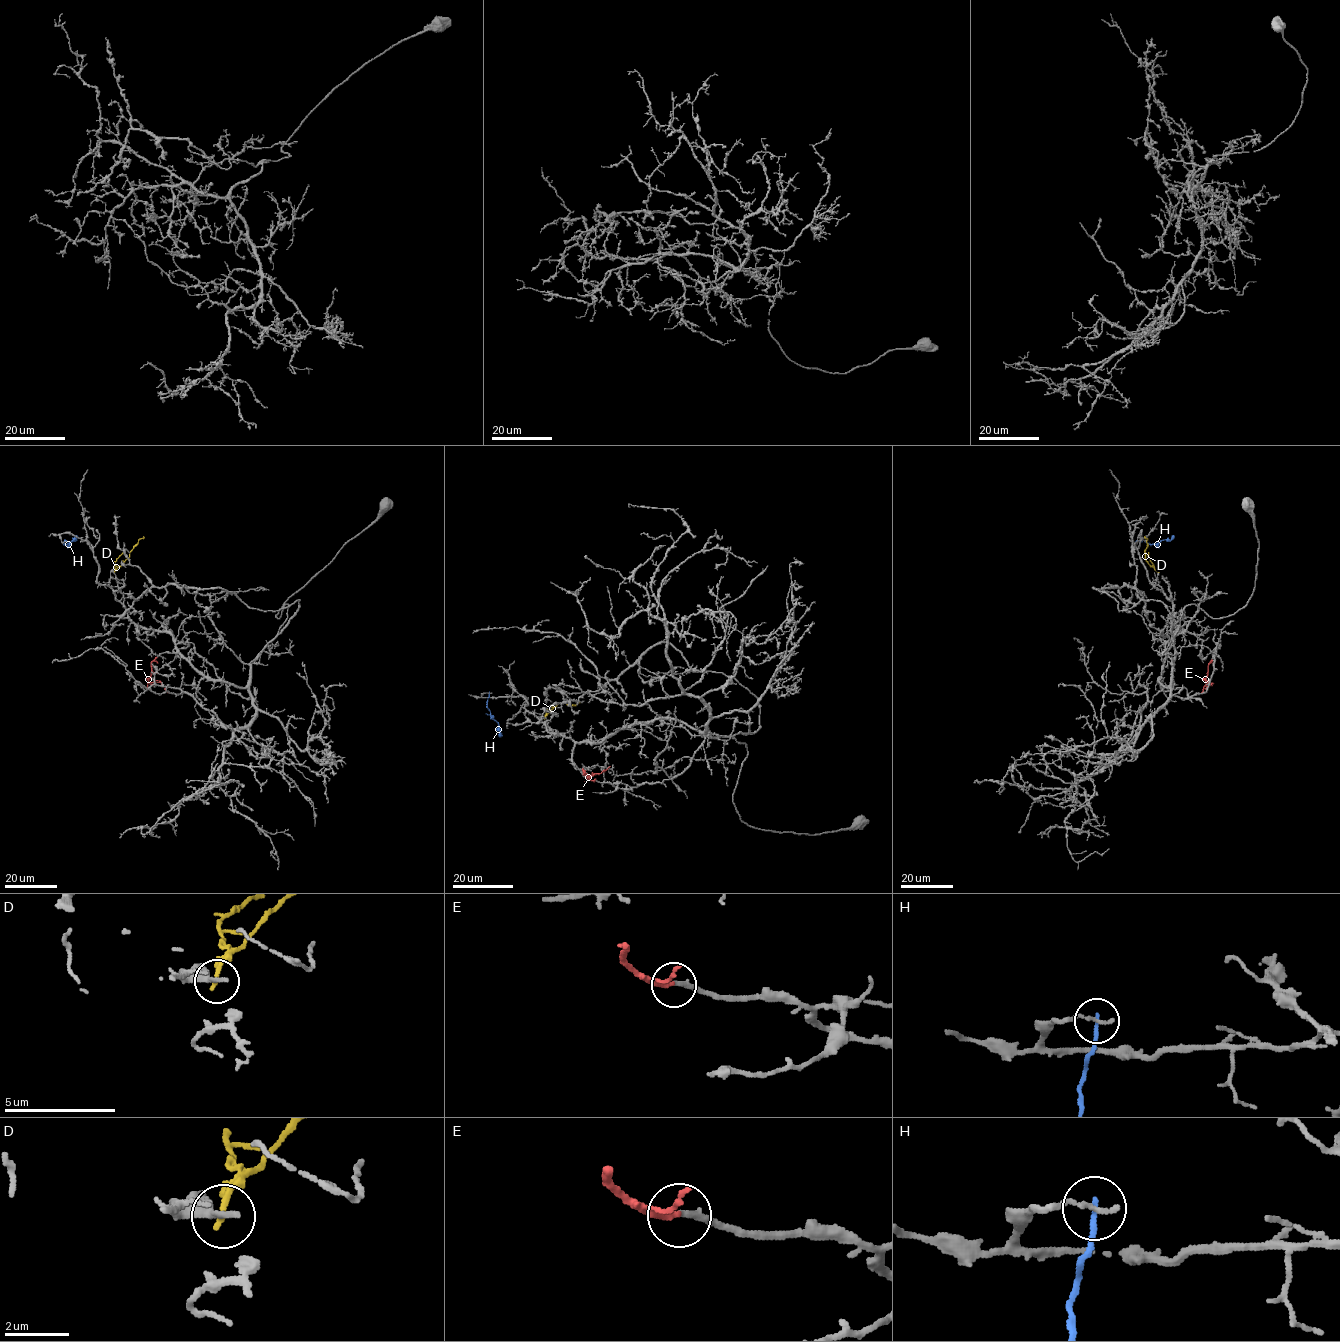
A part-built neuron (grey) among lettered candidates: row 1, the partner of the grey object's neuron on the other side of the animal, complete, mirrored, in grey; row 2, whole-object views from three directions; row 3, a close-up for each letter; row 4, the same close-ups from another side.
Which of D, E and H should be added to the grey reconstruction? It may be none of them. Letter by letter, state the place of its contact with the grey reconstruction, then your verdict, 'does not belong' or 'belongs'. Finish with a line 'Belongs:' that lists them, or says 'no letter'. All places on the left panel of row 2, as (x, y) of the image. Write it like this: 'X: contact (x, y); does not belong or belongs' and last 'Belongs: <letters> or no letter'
D: contact (114, 572); does not belong
E: contact (157, 657); belongs
H: contact (66, 541); does not belong
Belongs: E

